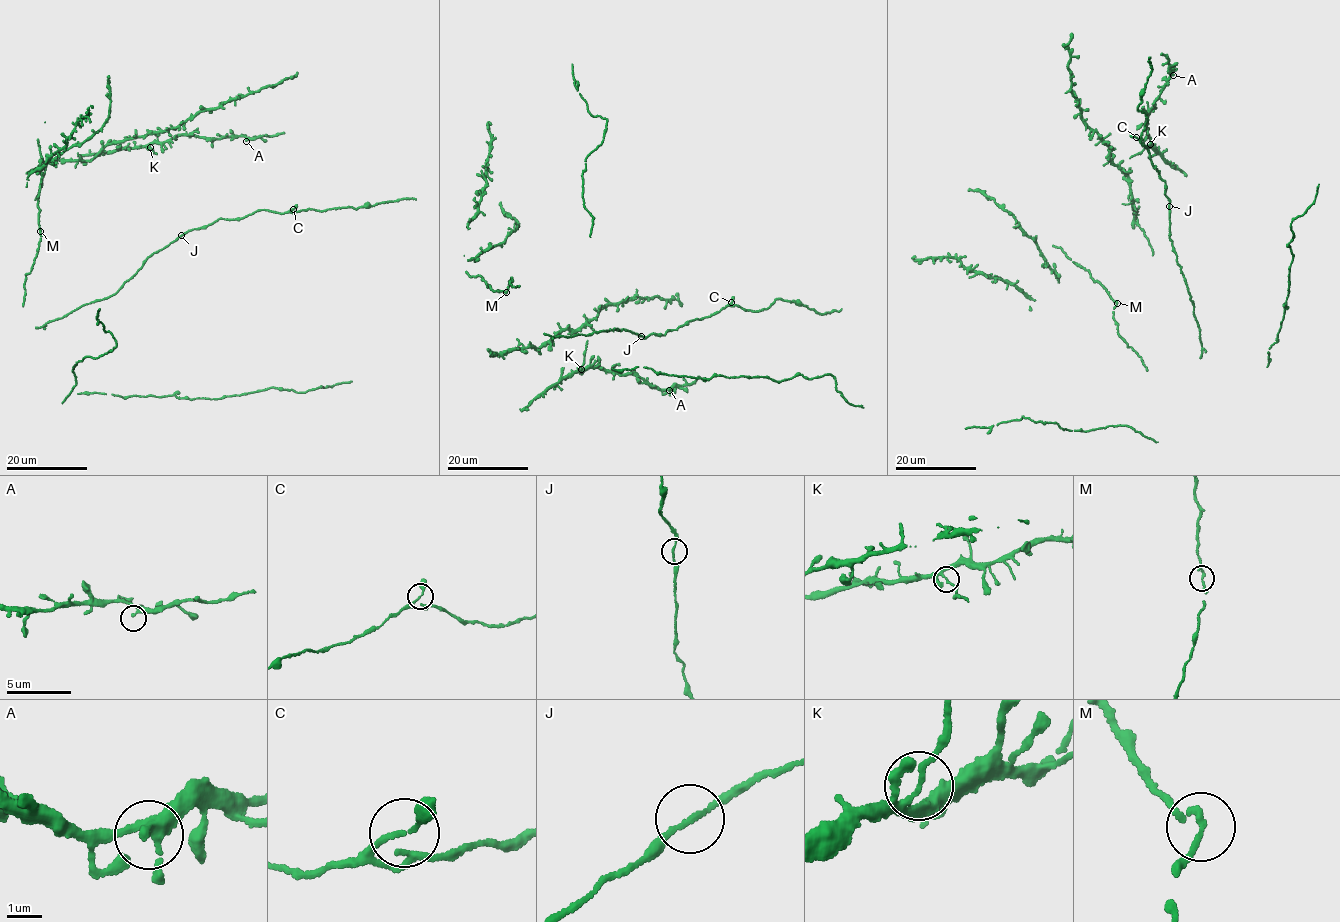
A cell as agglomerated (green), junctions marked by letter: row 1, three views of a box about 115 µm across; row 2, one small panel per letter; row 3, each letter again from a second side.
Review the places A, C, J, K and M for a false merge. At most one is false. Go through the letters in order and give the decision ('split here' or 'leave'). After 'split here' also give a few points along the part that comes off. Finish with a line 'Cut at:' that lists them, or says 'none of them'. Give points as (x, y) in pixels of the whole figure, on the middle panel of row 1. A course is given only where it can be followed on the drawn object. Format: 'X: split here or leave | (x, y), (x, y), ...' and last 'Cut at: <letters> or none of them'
A: leave
C: leave
J: leave
K: split here | (580, 369), (587, 340)
M: leave
Cut at: K

